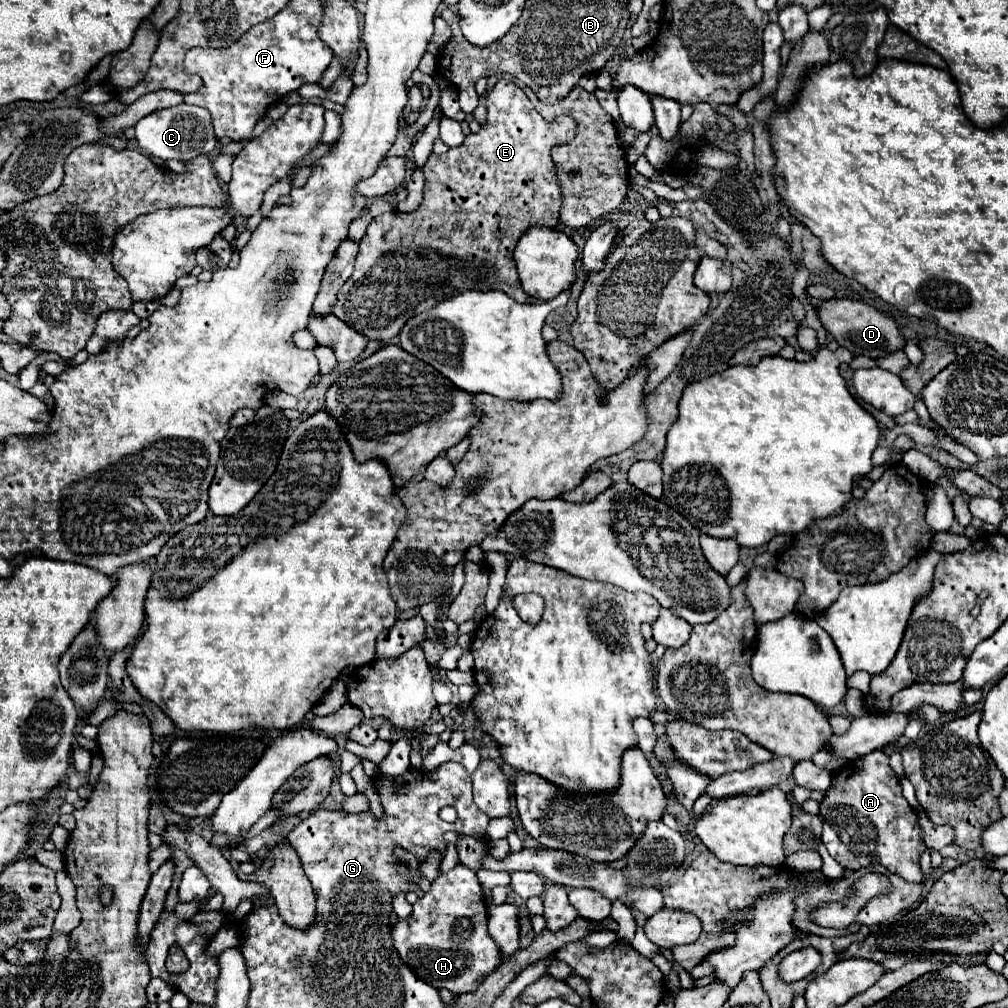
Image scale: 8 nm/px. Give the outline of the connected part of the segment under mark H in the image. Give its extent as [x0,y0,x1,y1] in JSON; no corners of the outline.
[390,865,502,995]

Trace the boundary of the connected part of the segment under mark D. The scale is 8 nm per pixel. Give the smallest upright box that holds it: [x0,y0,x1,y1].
[818,299,906,359]

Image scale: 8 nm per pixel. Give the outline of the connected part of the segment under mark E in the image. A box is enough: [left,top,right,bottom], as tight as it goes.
[332,79,576,341]

